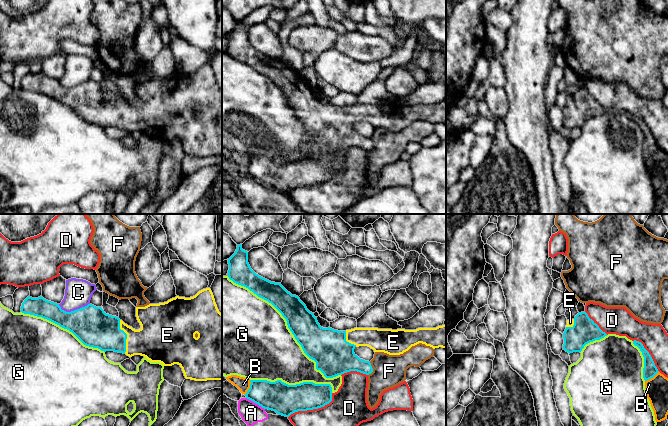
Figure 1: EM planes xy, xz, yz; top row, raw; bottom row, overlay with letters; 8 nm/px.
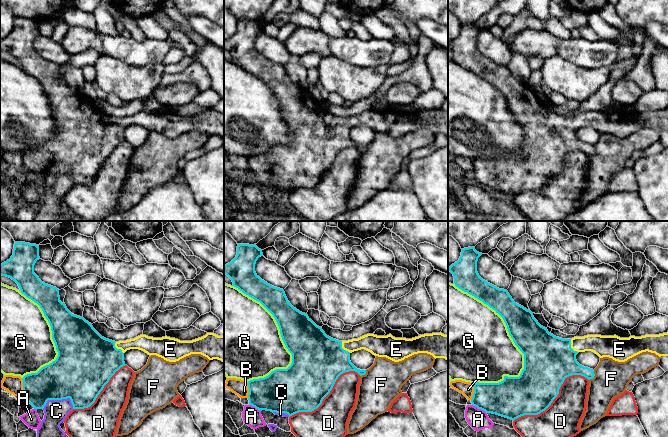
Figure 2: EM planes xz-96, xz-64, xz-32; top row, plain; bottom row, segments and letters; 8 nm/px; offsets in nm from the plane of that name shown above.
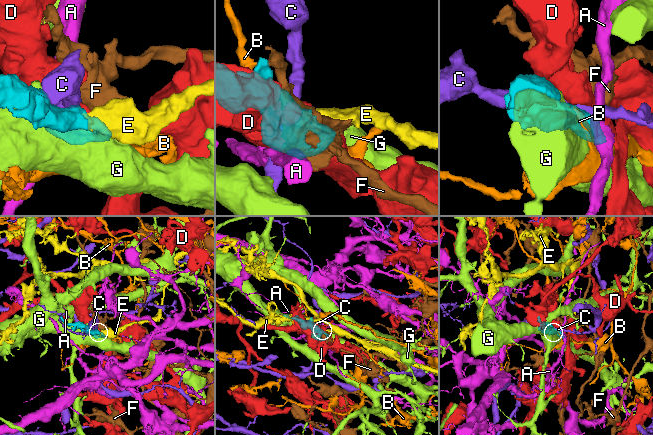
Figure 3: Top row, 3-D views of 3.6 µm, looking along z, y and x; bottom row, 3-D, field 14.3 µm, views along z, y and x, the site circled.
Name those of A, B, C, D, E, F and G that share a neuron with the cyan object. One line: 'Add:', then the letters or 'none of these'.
Add: E

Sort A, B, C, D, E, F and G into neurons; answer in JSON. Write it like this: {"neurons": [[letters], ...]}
{"neurons": [["A"], ["B"], ["C"], ["D"], ["E"], ["F"], ["G"]]}

